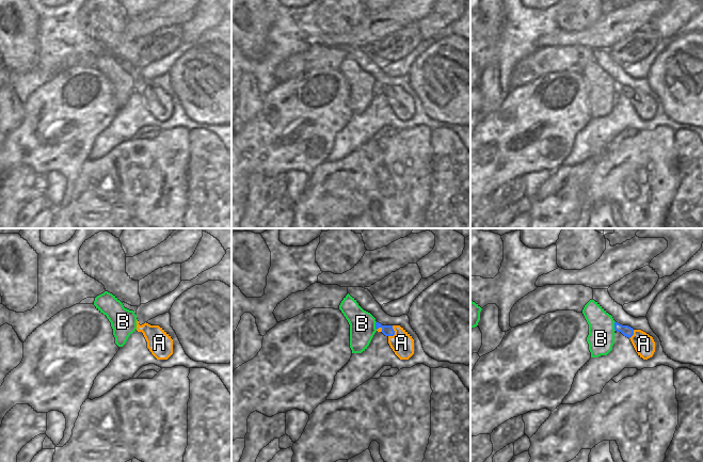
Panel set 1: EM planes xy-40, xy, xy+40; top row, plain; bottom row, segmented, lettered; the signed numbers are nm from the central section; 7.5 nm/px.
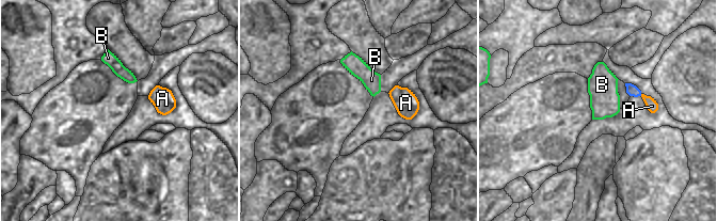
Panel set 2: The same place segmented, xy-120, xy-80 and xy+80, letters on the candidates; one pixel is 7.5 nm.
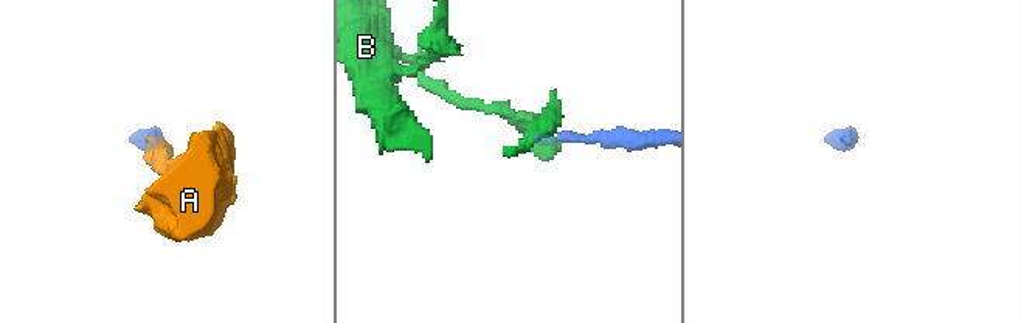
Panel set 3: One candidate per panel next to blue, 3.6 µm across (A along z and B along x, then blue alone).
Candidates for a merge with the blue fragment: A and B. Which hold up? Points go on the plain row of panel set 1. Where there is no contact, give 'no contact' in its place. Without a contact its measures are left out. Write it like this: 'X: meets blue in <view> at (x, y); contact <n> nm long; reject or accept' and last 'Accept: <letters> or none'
A: meets blue in xy at (394, 94); contact 90 nm long; accept
B: meets blue in xy+40 at (614, 86); contact 70 nm long; reject
Accept: A

